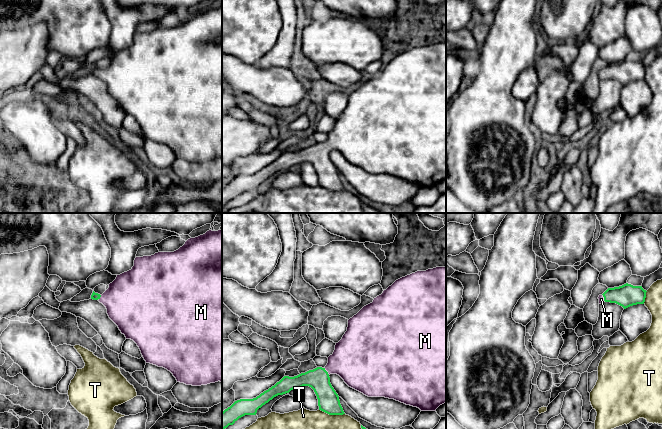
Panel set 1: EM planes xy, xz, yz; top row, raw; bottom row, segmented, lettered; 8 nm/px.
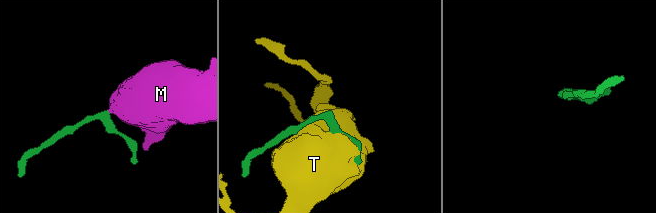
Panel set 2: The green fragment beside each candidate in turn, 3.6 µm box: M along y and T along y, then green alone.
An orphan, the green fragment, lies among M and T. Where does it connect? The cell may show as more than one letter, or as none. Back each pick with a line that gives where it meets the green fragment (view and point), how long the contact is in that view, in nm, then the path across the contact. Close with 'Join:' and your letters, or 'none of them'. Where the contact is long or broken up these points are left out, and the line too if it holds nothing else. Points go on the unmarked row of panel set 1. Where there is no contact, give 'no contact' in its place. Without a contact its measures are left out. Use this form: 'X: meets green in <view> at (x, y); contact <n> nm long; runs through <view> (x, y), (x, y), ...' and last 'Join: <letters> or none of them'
M: meets green in xz at (326, 147); contact 80 nm long; runs through xz (318, 155), (326, 147), (340, 138), (355, 136)
Join: M

